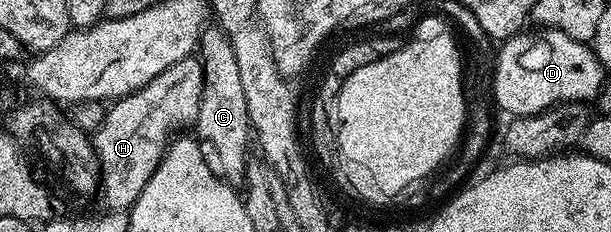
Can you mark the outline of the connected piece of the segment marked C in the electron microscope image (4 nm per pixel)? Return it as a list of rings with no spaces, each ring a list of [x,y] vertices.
[[[219,25],[205,26],[200,34],[198,59],[204,72],[204,88],[198,105],[198,117],[194,124],[194,131],[197,131],[195,134],[203,140],[211,154],[212,151],[216,154],[214,163],[220,178],[233,185],[243,184],[246,164],[250,159],[248,156],[250,124],[246,109],[246,93],[242,77],[238,77],[238,61],[234,61],[234,49]]]

